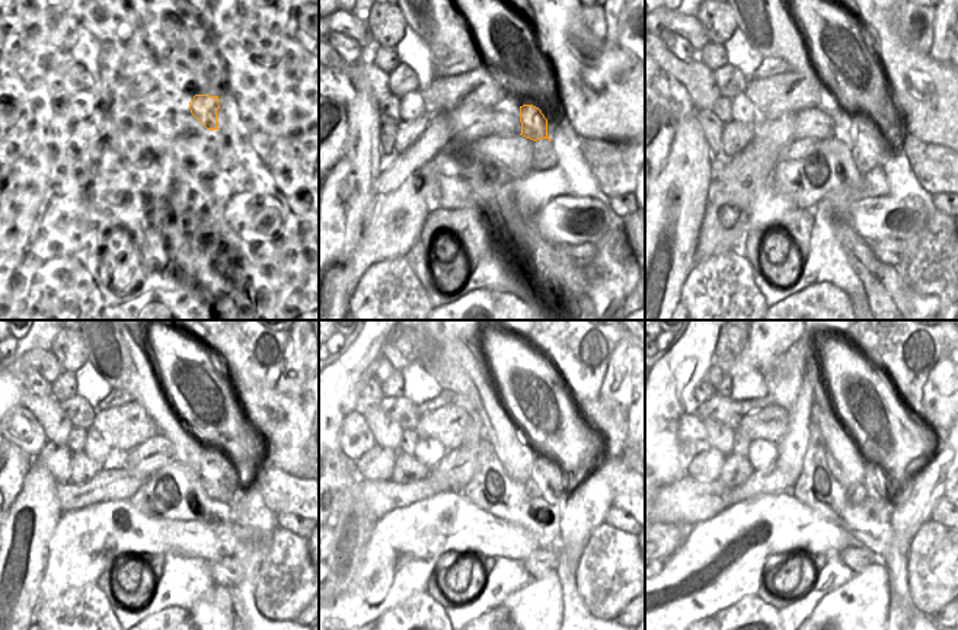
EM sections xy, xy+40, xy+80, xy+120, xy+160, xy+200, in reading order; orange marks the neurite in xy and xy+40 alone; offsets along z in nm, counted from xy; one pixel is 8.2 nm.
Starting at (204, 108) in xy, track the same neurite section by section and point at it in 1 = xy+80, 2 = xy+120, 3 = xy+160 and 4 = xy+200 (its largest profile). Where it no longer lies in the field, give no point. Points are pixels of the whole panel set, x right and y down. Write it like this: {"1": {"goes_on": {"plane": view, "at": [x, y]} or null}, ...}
{"1": {"goes_on": {"plane": "xy+80", "at": [862, 131]}}, "2": {"goes_on": {"plane": "xy+120", "at": [211, 460]}}, "3": {"goes_on": {"plane": "xy+160", "at": [552, 482]}}, "4": {"goes_on": {"plane": "xy+200", "at": [877, 488]}}}

